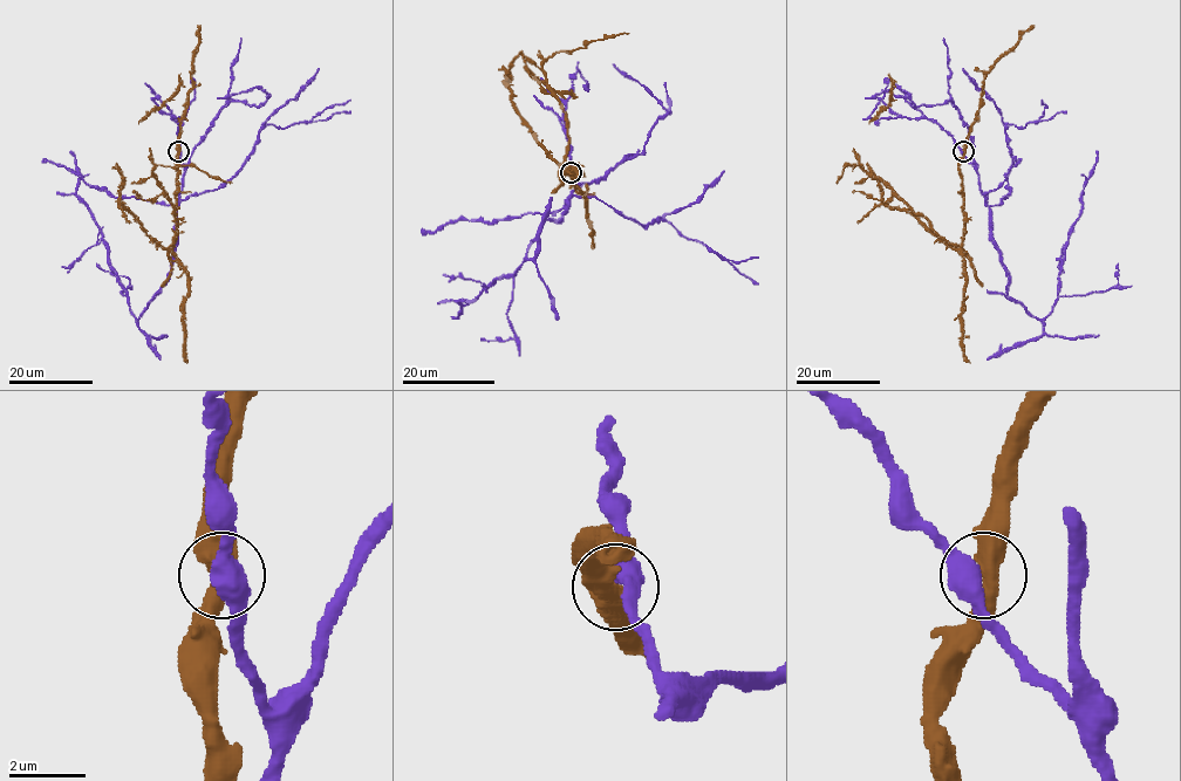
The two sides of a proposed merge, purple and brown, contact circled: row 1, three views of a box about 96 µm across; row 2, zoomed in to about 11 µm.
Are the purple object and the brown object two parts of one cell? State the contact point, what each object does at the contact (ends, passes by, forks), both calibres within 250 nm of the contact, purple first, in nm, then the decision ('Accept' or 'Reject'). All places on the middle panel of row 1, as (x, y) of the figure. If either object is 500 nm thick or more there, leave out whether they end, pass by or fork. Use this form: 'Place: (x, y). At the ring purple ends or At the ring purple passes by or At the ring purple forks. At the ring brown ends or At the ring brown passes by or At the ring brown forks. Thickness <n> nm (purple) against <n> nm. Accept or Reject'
Place: (571, 172). Thickness 500 nm (purple) against 500 nm. Accept

